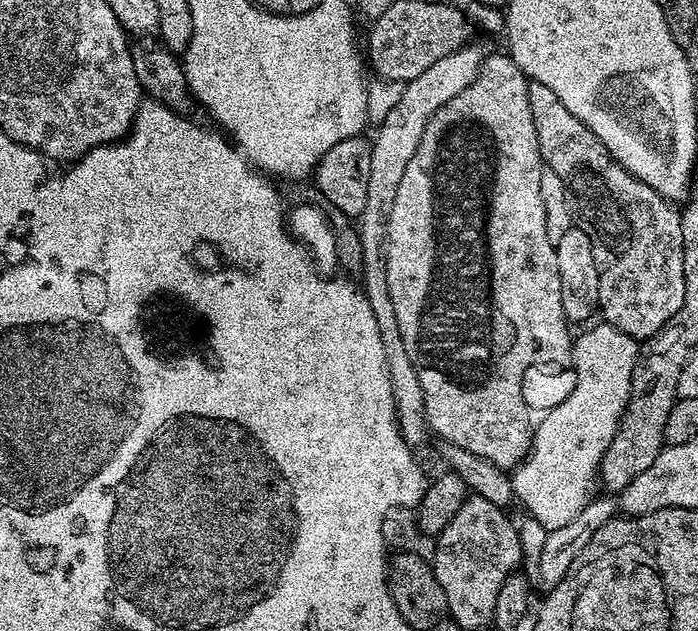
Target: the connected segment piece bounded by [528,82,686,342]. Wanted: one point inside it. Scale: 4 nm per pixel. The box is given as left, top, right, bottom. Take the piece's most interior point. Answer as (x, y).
(637, 235)

